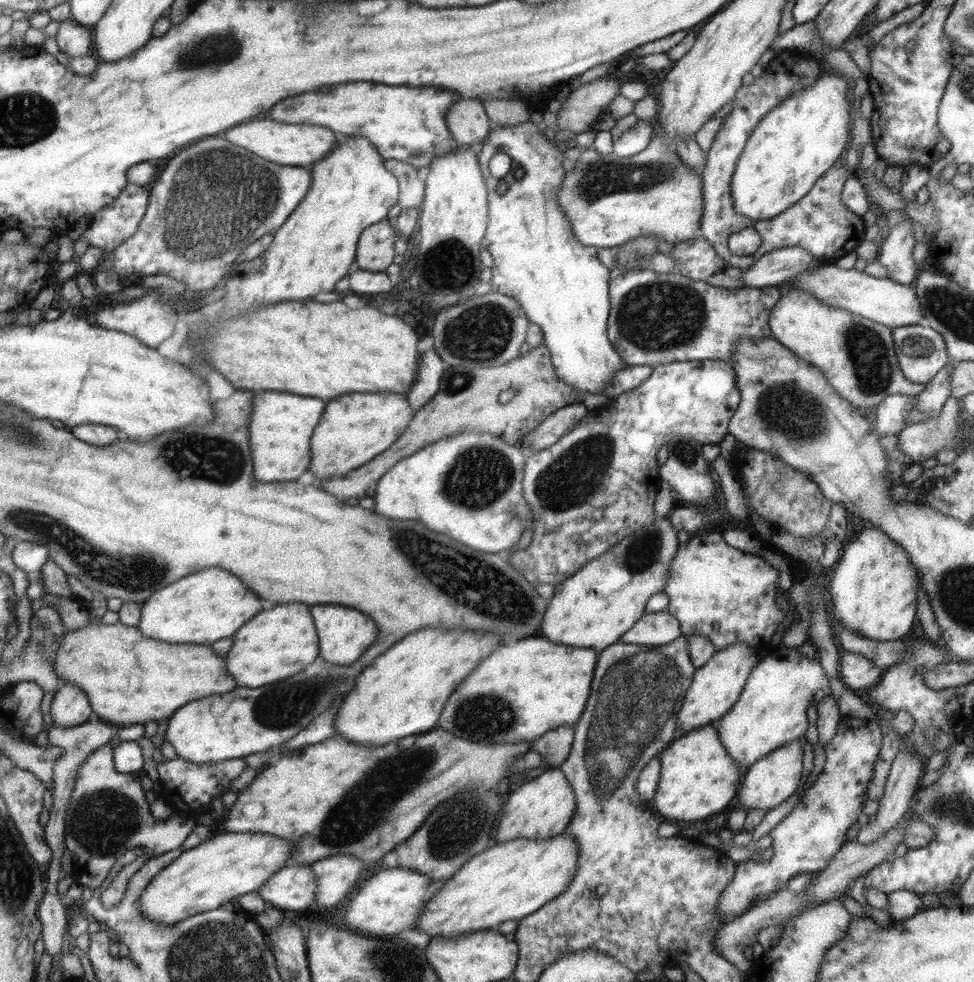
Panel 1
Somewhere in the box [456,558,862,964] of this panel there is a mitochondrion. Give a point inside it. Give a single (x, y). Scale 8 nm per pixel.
(635, 697)

